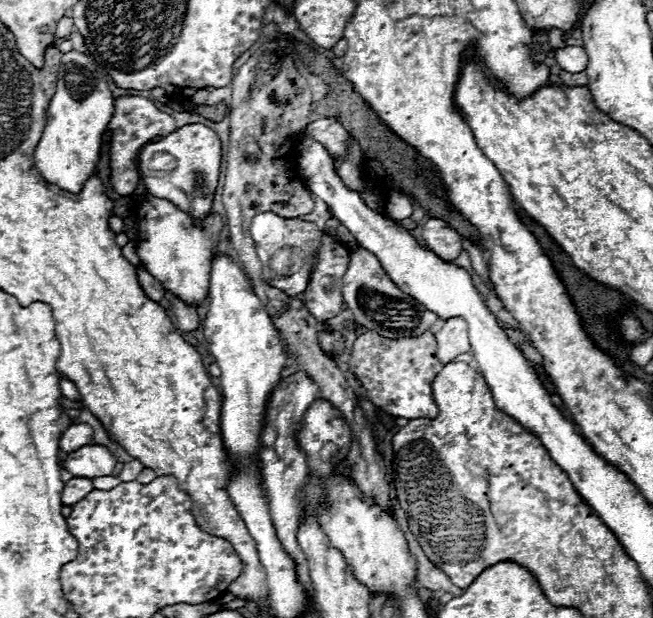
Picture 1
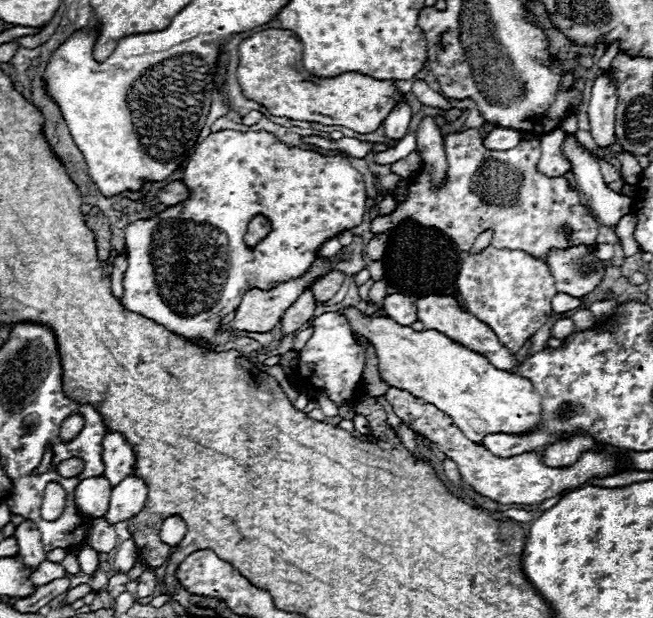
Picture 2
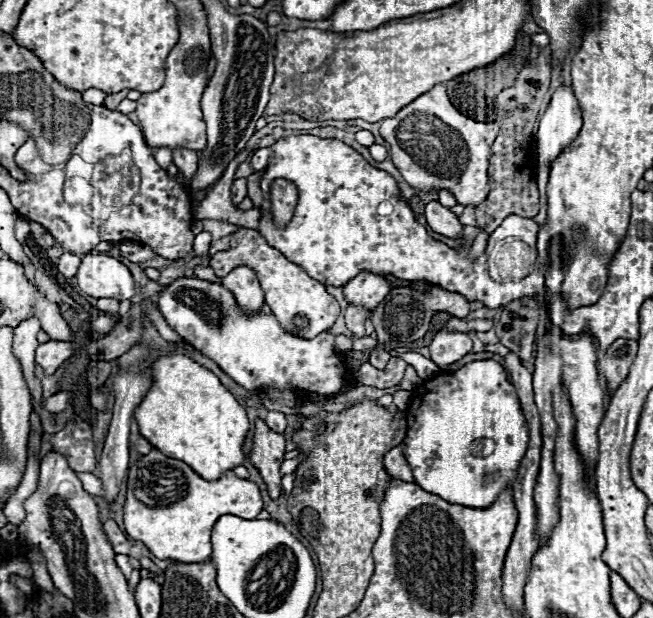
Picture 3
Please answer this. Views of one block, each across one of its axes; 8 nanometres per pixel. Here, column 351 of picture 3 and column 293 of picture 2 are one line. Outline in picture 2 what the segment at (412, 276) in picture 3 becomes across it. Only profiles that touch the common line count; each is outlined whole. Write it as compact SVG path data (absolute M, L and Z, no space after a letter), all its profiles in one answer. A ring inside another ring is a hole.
M220 130L220 132L212 132L210 136L206 136L194 150L194 154L188 158L186 166L184 166L184 174L182 174L182 182L184 186L188 188L188 198L180 204L174 204L174 206L168 206L164 212L152 216L152 218L146 218L146 220L138 220L138 222L132 222L126 232L124 232L124 246L126 246L126 260L128 260L128 268L124 272L124 298L122 298L122 306L130 312L136 312L136 314L142 314L150 320L154 320L156 324L164 326L166 330L178 334L178 336L184 336L188 340L192 338L204 338L206 342L210 344L220 344L220 342L228 342L230 336L228 334L220 334L216 336L214 330L218 328L218 324L222 322L222 318L236 310L236 306L240 304L242 296L252 290L252 288L262 288L262 290L272 290L276 288L278 284L282 282L288 282L288 280L294 280L294 278L300 278L304 276L310 266L314 264L316 256L318 256L318 248L338 236L340 232L348 230L348 228L354 228L362 222L364 218L364 212L366 212L366 186L364 186L364 180L362 176L352 168L352 164L342 156L324 156L320 152L314 152L314 150L302 150L302 148L288 148L286 144L282 144L274 134L266 132L266 130L256 130L256 132L236 132L236 130ZM254 216L264 216L270 220L270 234L254 248L254 250L248 250L246 244L244 244L244 234L246 234L246 228L250 224L250 220Z

